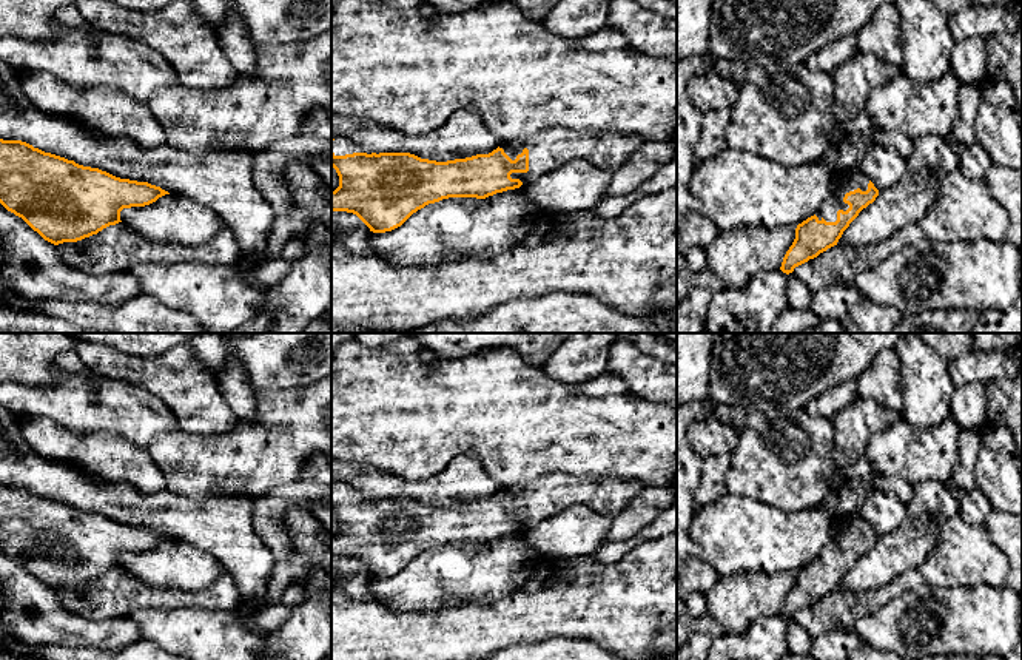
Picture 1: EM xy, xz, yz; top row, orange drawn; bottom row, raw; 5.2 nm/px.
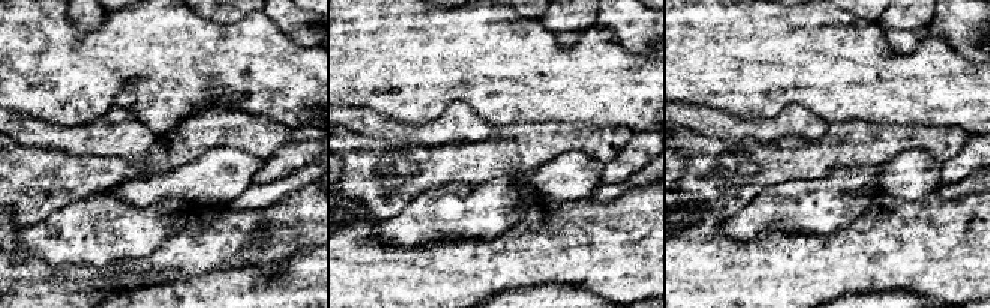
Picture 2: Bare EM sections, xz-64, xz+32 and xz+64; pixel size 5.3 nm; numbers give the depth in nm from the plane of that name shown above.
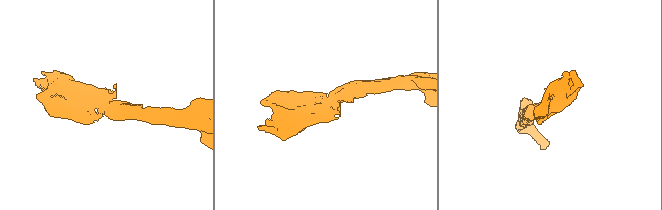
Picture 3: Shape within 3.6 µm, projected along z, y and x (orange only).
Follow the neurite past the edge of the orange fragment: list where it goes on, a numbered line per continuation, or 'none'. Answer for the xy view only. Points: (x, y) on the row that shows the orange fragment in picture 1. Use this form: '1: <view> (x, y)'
none

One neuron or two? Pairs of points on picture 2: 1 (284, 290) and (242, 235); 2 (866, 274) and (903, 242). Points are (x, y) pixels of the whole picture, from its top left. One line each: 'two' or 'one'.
1: two
2: one

